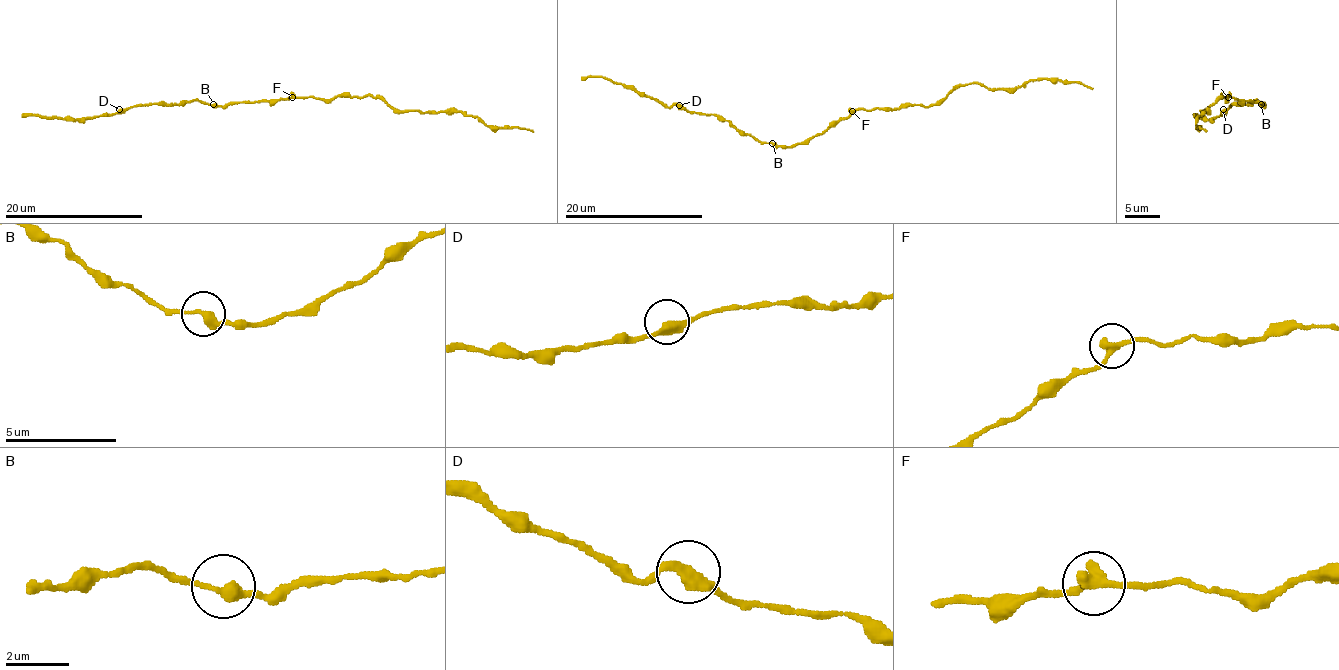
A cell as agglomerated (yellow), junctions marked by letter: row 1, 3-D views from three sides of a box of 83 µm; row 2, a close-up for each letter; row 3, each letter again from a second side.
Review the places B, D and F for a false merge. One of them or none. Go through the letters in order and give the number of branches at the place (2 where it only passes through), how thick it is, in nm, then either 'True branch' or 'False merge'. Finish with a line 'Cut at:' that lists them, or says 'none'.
B: Branches: 2. Thickness 320 nm. True branch
D: Branches: 2. Thickness 360 nm. True branch
F: Branches: 2. Thickness 320 nm. True branch
Cut at: none

